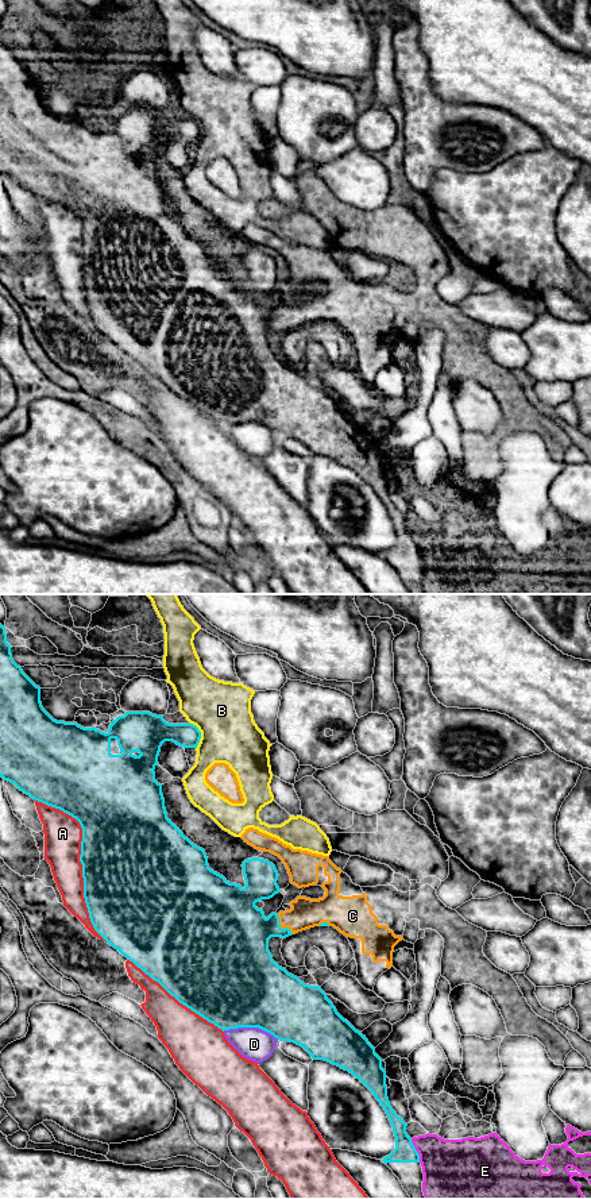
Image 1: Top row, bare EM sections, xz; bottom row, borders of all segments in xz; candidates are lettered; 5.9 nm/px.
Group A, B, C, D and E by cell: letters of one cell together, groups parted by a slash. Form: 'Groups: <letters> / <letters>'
Groups: A / B C / D / E

